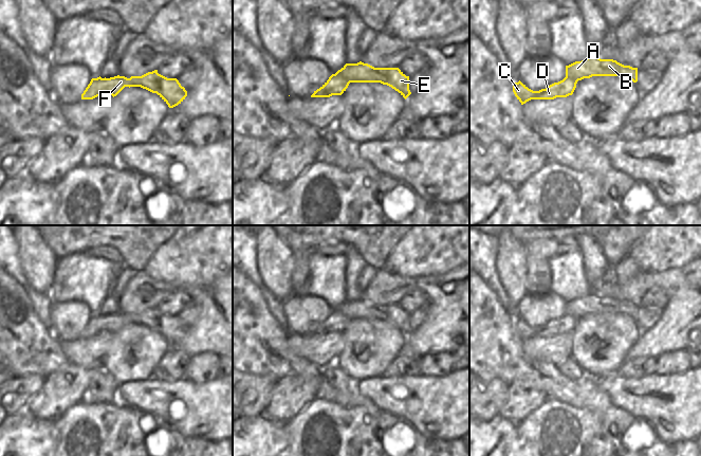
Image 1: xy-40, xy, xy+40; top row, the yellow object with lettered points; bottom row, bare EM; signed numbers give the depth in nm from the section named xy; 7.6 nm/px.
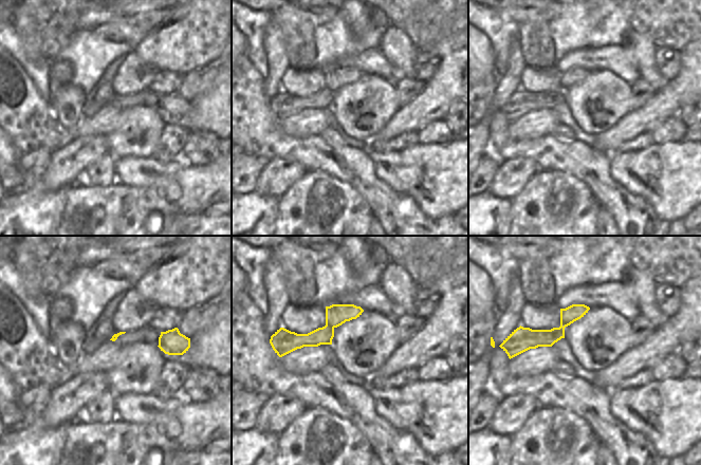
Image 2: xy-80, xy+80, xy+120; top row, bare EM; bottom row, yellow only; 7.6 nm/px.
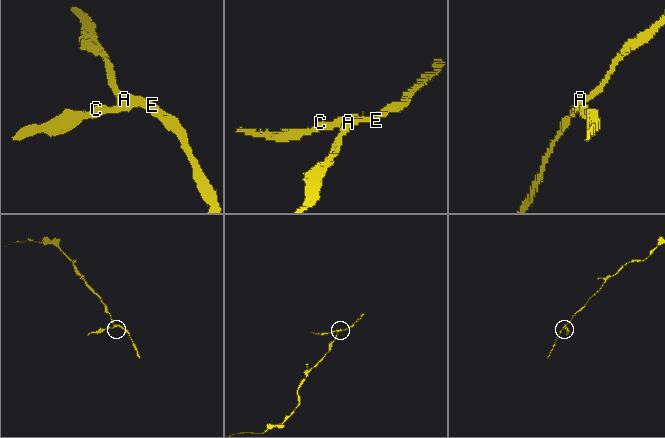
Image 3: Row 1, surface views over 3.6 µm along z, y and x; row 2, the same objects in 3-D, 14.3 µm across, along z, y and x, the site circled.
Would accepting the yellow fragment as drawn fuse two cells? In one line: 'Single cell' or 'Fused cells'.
Fused cells

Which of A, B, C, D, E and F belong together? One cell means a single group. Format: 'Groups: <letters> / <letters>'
Groups: A B E / C D F

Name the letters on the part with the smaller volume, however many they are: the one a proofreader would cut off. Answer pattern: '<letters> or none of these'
C, D, F

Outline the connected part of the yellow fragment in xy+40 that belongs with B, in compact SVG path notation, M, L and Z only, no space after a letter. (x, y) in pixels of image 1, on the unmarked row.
M591 292L582 298L566 303L566 313L577 318L592 313L626 313L637 320L638 305L624 303L613 296L601 296Z

